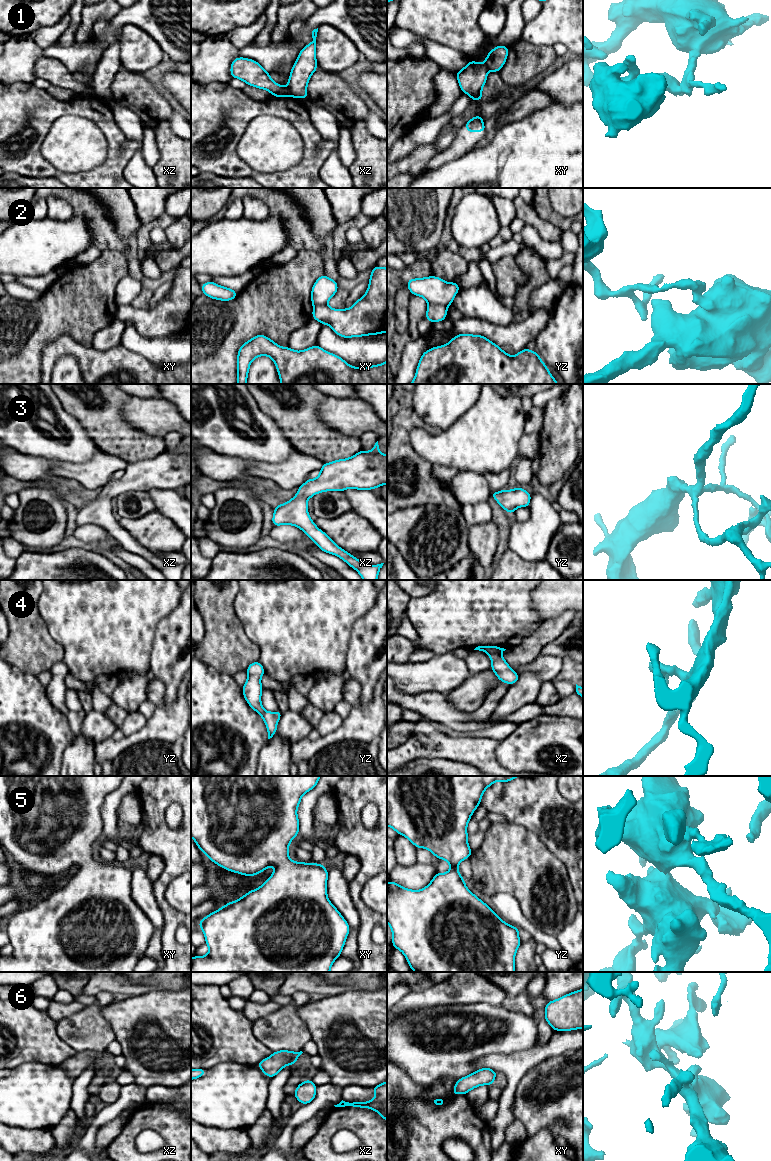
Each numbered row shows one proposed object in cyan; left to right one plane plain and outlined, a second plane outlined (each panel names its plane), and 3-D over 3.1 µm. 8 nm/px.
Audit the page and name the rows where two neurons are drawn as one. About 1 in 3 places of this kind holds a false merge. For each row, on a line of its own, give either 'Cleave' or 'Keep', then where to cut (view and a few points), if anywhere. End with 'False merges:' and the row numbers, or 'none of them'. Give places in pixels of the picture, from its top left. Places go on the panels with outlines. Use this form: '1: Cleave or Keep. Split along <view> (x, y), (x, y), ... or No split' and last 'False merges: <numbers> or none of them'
1: Cleave. Split along xz (287, 87), (290, 95)
2: Cleave. Split along yz (428, 303), (442, 304), (447, 307)
3: Keep. No split
4: Cleave. Split along xz (501, 653), (489, 654)
5: Keep. No split
6: Keep. No split
False merges: 1, 2, 4

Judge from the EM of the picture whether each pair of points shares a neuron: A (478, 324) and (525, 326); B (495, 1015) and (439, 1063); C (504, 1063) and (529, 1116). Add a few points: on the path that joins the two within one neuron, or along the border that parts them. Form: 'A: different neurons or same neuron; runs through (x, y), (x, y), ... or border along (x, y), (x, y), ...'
A: same neuron; runs through (490, 331), (513, 332)
B: same neuron; runs through (479, 1029), (468, 1038), (467, 1049), (455, 1052)
C: different neurons; border along (530, 1069), (518, 1083), (513, 1102)

